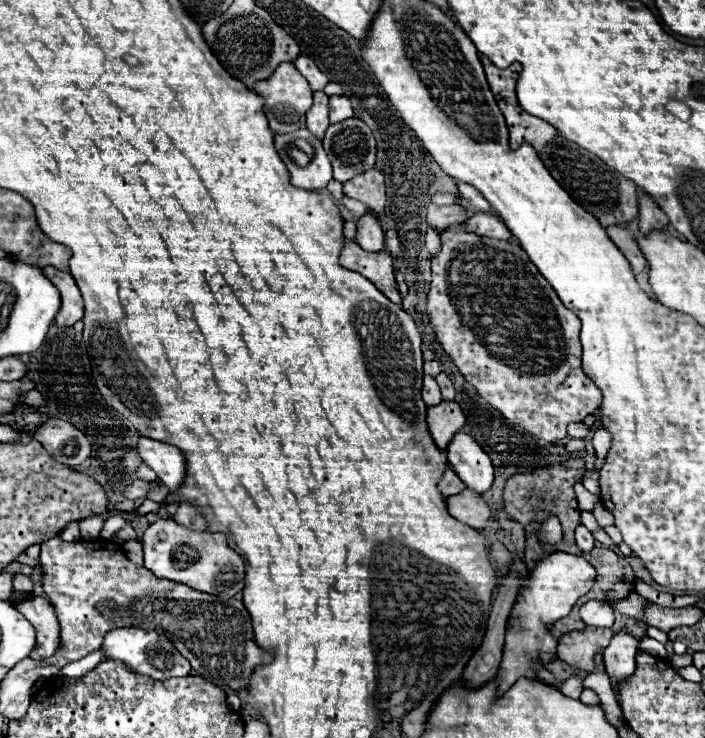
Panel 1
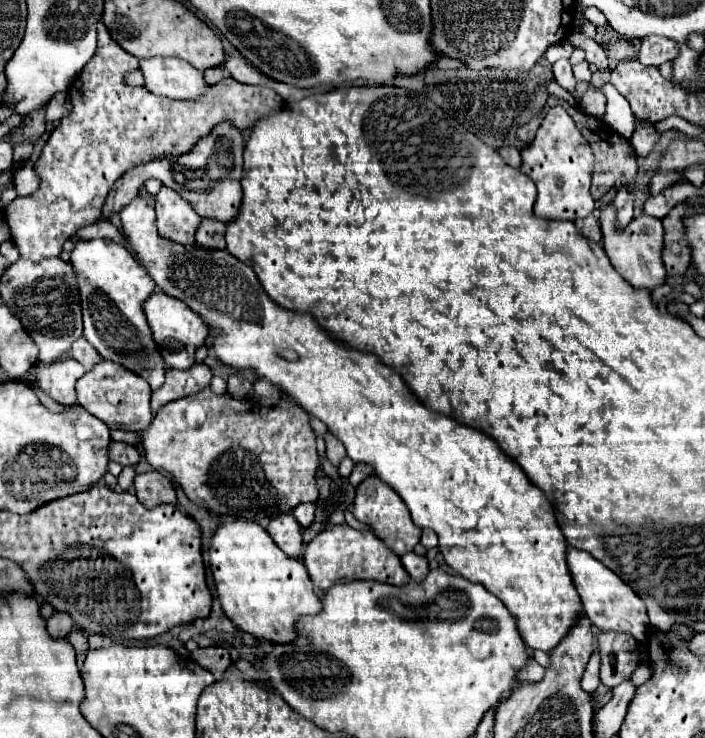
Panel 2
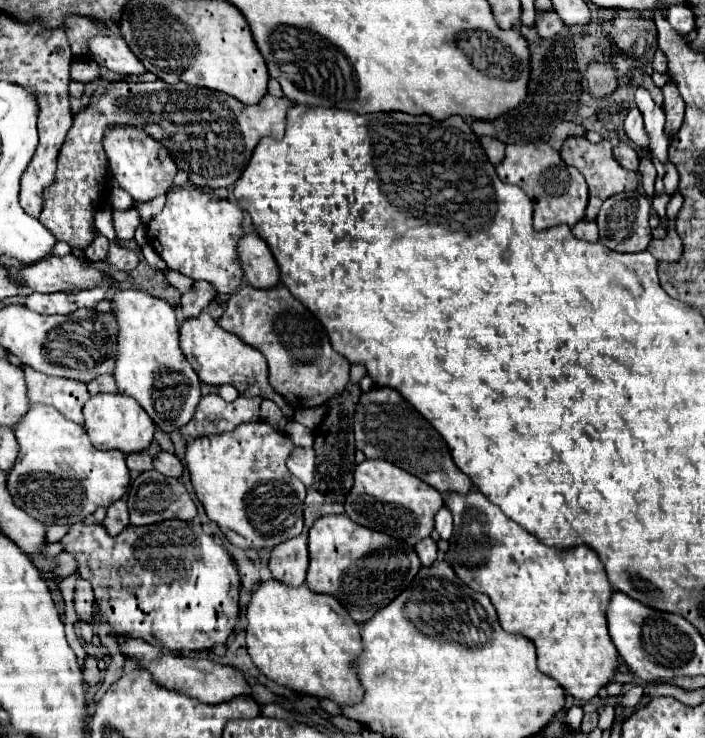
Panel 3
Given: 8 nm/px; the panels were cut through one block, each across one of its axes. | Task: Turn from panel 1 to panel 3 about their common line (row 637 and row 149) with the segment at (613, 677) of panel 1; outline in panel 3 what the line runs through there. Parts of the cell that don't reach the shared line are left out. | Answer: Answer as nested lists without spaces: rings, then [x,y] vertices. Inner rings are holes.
[[[618,144],[616,148],[614,148],[614,158],[626,168],[626,170],[632,170],[632,172],[636,172],[638,170],[638,156],[636,156],[636,152],[630,148],[630,146],[626,146],[626,144]]]

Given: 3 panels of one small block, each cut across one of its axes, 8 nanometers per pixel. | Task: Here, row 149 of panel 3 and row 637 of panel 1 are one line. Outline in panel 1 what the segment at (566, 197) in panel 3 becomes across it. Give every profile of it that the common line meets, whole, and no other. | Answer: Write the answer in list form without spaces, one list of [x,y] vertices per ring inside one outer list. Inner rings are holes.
[[[554,552],[538,562],[538,566],[528,574],[528,580],[524,582],[524,590],[514,604],[510,626],[506,632],[506,644],[504,644],[504,658],[498,670],[498,694],[504,694],[518,678],[532,676],[530,662],[550,662],[556,654],[556,644],[548,632],[548,626],[556,620],[570,614],[572,606],[580,596],[584,596],[596,580],[596,570],[592,564],[588,564],[582,556],[566,554],[566,552]]]

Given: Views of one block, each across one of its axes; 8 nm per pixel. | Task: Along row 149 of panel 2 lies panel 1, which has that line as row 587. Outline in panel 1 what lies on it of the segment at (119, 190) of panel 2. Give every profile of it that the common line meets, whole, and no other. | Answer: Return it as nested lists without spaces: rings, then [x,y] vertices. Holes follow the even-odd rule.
[[[160,518],[142,536],[144,544],[144,566],[152,570],[158,578],[168,578],[172,582],[182,582],[194,590],[232,598],[244,588],[244,560],[234,552],[224,532],[210,530],[188,530],[174,518]]]

